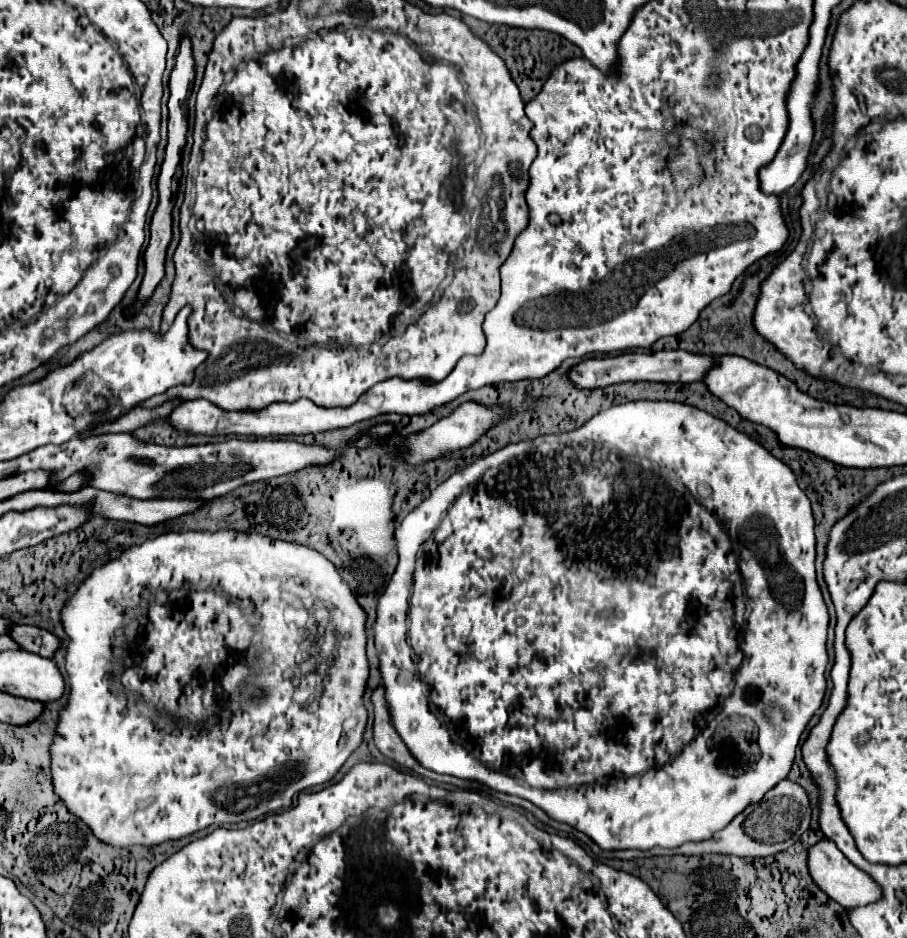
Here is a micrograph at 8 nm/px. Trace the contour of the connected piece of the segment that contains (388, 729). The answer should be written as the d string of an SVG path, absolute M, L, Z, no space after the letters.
M382 686L374 688L372 704L374 704L374 744L376 744L376 748L386 758L394 760L396 764L400 764L400 766L404 766L408 770L414 770L416 774L420 774L422 778L432 782L432 772L422 768L418 764L418 760L412 758L412 754L408 752L404 742L396 734L394 726L390 726L390 714L388 714L388 706L384 702L384 688Z

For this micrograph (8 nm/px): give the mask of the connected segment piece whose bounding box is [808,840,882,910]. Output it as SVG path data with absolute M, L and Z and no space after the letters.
M820 840L812 850L808 852L808 868L812 870L814 882L836 902L840 902L844 908L852 910L858 906L868 906L872 902L878 902L882 898L882 888L872 882L874 878L866 874L864 870L856 868L836 846L832 846L832 840Z

